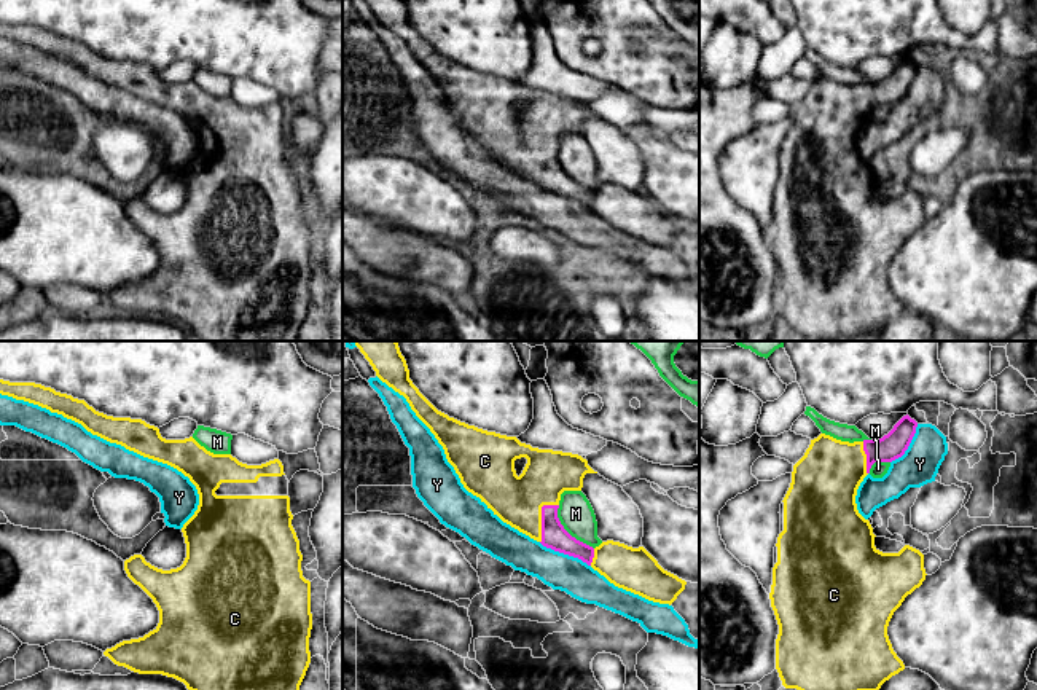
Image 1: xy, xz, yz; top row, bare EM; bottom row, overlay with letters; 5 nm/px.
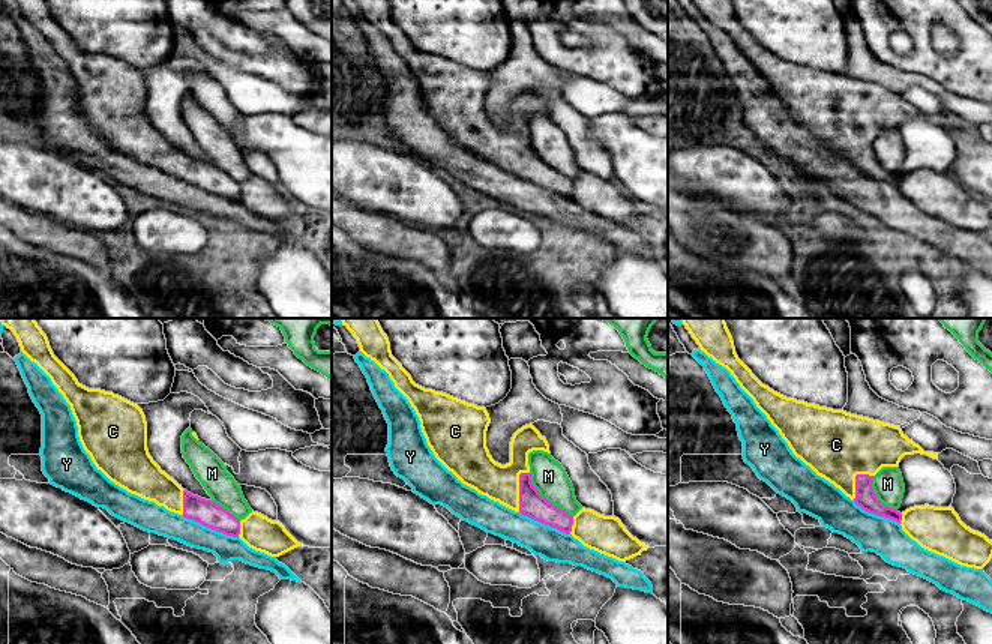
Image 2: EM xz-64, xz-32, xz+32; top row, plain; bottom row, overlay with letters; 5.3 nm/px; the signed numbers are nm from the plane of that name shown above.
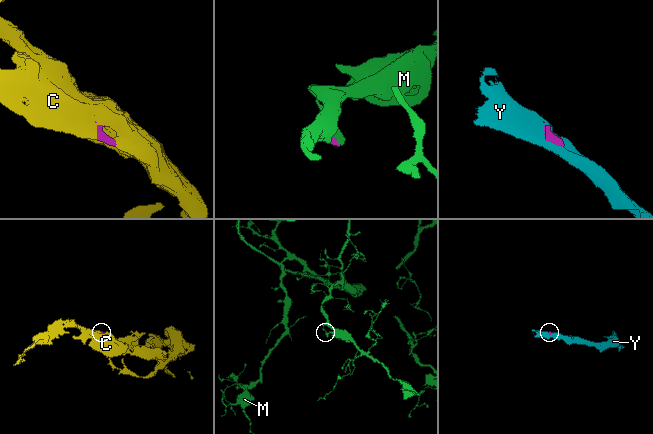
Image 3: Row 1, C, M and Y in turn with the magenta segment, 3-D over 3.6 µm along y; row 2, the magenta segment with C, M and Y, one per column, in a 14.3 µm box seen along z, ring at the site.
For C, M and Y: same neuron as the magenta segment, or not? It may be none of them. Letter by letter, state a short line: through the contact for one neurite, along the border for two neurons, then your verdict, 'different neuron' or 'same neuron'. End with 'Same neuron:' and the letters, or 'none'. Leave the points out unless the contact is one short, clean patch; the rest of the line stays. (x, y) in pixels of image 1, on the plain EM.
C: same neuron
M: xz (558, 148), (559, 166), (572, 179), (593, 192) | different neuron
Y: xz (539, 185), (577, 199), (590, 209) | different neuron
Same neuron: C

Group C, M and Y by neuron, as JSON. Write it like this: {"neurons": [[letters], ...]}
{"neurons": [["C"], ["M"], ["Y"]]}

